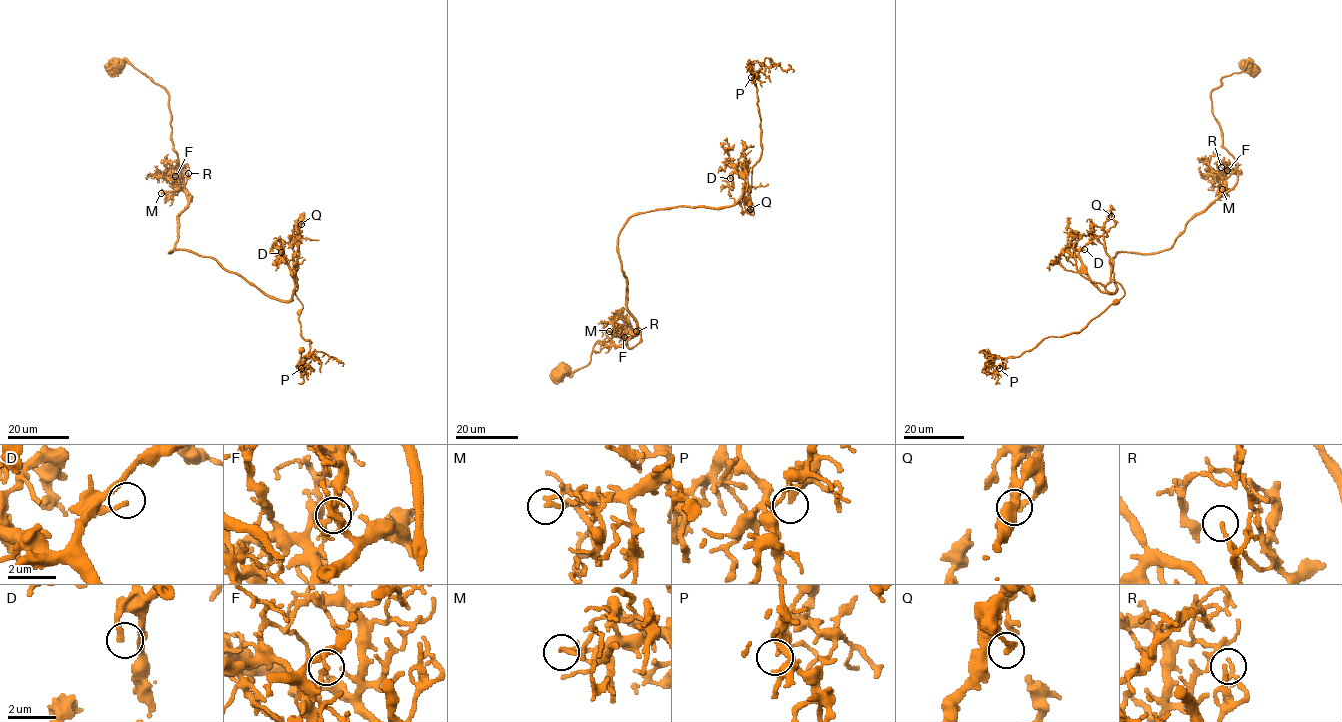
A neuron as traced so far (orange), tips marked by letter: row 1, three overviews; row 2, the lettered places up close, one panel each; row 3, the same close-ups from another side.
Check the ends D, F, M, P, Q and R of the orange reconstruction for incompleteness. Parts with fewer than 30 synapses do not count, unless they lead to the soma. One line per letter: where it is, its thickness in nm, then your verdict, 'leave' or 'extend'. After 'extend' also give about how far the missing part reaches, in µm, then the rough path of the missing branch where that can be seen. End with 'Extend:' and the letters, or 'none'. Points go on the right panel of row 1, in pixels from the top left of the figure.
D: (1084, 249) | 200 nm | extend | 7 µm
F: (1227, 170) | 110 nm | leave
M: (1222, 189) | 140 nm | leave
P: (999, 368) | 240 nm | leave
Q: (1111, 216) | 220 nm | leave
R: (1221, 167) | 120 nm | leave
Extend: D

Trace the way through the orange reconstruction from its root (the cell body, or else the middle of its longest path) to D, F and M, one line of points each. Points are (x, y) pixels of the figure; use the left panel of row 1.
D: (109, 68), (127, 61), (169, 93), (191, 199), (169, 253), (211, 257), (291, 300), (281, 252)
F: (109, 68), (110, 65), (127, 61), (169, 93), (172, 149), (191, 200), (175, 184), (175, 176)
M: (109, 68), (110, 65), (127, 61), (169, 93), (172, 149), (184, 189), (191, 200), (180, 189), (161, 193)

